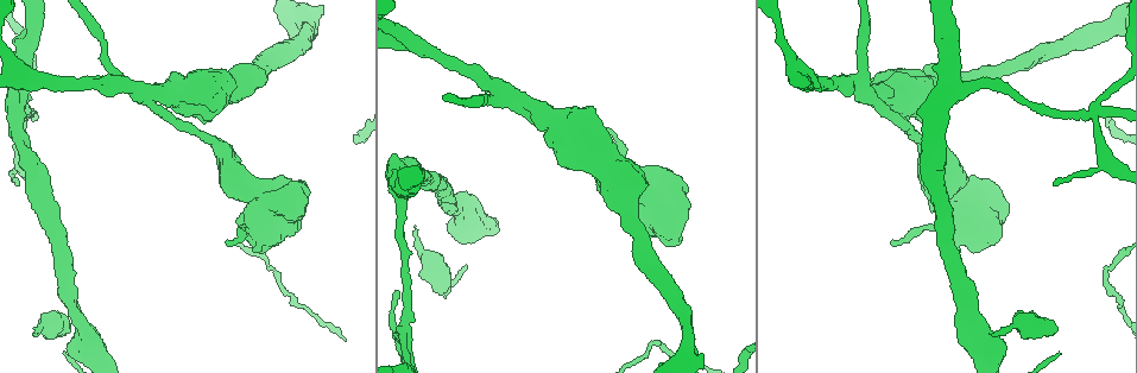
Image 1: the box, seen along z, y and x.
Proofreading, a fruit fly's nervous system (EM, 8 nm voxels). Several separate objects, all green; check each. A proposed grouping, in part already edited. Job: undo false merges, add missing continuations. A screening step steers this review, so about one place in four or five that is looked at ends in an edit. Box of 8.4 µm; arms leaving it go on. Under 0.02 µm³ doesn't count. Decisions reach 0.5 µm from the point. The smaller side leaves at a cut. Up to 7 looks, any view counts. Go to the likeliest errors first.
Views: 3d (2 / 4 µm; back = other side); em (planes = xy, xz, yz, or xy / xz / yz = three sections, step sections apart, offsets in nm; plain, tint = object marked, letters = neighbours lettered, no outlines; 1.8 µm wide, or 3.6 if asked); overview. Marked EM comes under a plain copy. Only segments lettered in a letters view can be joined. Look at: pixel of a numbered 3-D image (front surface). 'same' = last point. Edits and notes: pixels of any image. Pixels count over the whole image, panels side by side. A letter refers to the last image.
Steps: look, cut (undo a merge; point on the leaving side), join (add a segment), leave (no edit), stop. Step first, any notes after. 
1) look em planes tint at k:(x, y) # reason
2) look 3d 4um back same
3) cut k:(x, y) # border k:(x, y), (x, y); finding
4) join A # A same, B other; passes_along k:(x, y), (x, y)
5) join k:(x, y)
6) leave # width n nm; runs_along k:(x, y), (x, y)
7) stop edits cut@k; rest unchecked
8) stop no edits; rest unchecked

look em planes letters at 1:(401, 331) # four arms meet

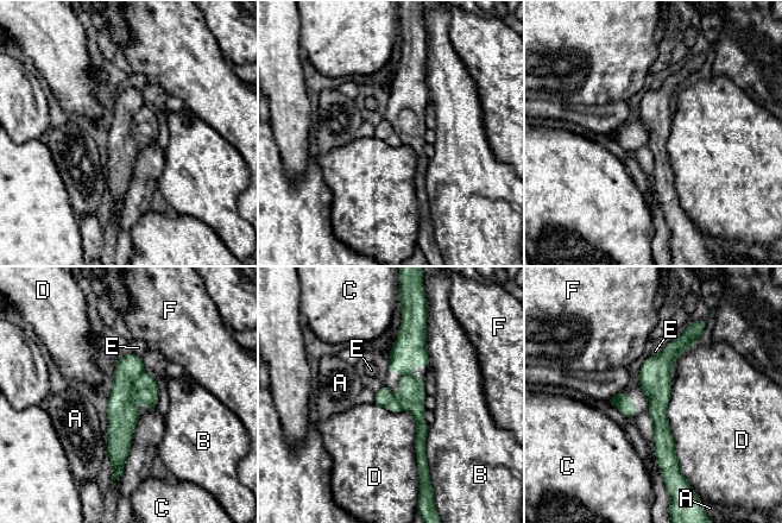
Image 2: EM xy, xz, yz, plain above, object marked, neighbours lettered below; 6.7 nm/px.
cut 2:(123, 415) # A other, B other, C other, D other, E other, F other; border 2:(144, 371), (132, 385), (133, 402); a second neuron is stuck on

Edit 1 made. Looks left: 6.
look em planes letters at 1:(466, 211) # thick turns thin

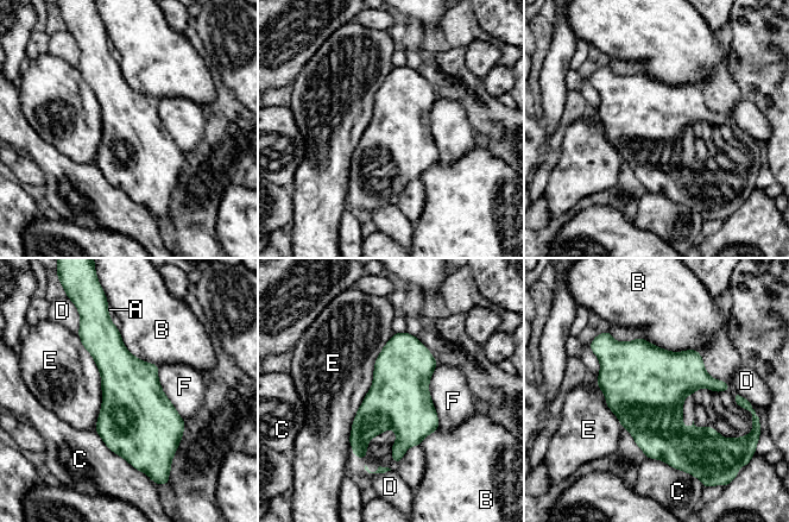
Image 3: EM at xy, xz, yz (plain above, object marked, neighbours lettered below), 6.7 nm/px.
leave # A other, B other, C other, D other, E other, F other; border 3:(395, 333), (376, 359), (349, 446); all the same neuron

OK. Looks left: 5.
look em 3.6um xz step 8 tint at 1:(1056, 329) # branch stops here

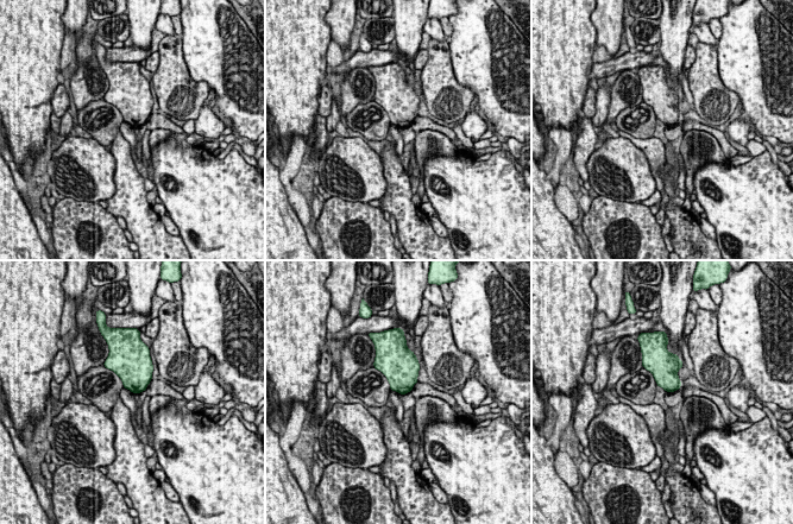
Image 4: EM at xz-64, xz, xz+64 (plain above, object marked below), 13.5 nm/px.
look em 3.6um xz step 8 letters same

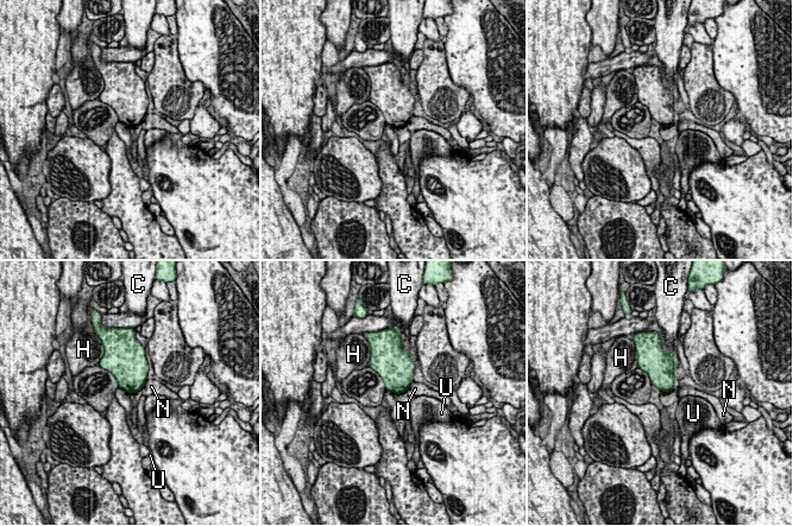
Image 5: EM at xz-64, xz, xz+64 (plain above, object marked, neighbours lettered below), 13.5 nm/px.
leave # width 220 nm; C other, H other, N other, U other; no lettered segment goes on from it

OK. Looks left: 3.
stop edits cut@2; rest unchecked

